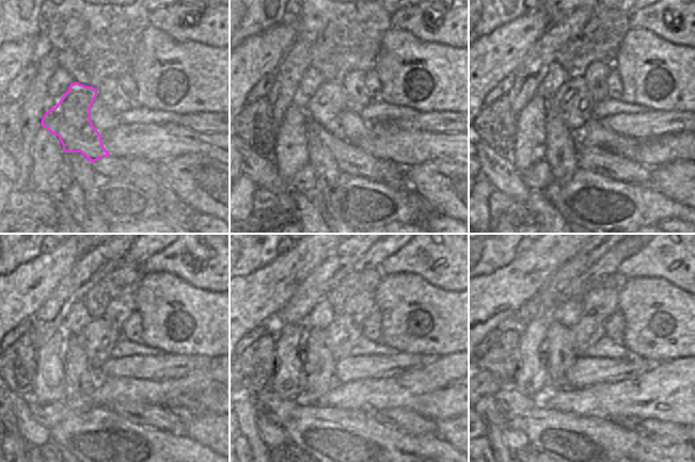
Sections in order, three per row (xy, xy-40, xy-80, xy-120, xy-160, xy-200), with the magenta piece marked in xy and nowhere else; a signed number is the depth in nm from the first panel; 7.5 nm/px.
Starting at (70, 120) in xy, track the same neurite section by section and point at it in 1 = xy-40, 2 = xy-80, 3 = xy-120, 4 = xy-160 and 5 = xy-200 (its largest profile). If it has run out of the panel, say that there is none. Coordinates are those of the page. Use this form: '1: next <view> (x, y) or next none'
1: next xy-40 (331, 100)
2: next xy-80 (573, 102)
3: next xy-120 (99, 338)
4: next xy-160 (342, 335)
5: next xy-200 (589, 329)

